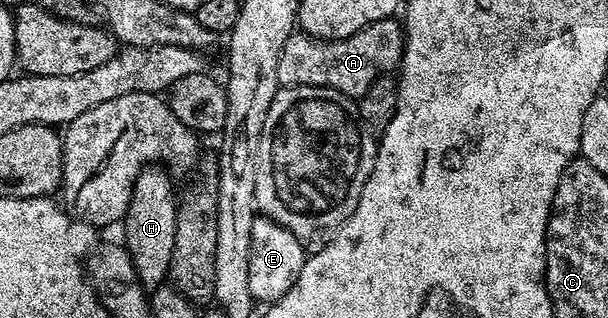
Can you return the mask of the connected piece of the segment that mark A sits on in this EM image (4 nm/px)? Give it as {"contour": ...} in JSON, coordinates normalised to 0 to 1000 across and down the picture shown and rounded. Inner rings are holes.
{"contour":[[[650,57],[615,66],[567,123],[512,123],[482,104],[457,167],[457,255],[462,274],[535,274],[574,305],[590,305],[627,236],[650,226],[664,176],[664,91]]]}

